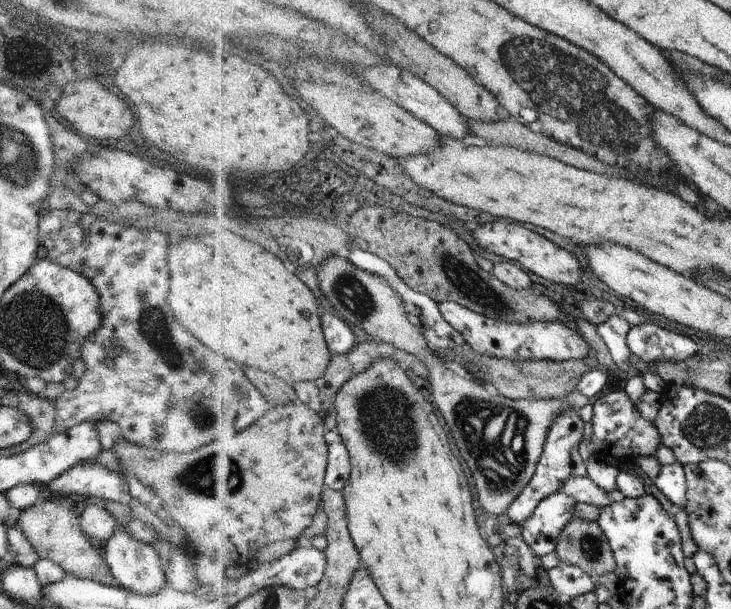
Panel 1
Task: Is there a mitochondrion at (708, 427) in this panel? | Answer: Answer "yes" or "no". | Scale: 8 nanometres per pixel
yes

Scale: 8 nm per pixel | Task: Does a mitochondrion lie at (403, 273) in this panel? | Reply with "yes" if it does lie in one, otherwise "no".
no

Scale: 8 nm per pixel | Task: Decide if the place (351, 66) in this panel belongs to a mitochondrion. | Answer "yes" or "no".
yes

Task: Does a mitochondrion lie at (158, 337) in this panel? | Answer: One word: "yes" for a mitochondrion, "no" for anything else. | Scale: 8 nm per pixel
yes

